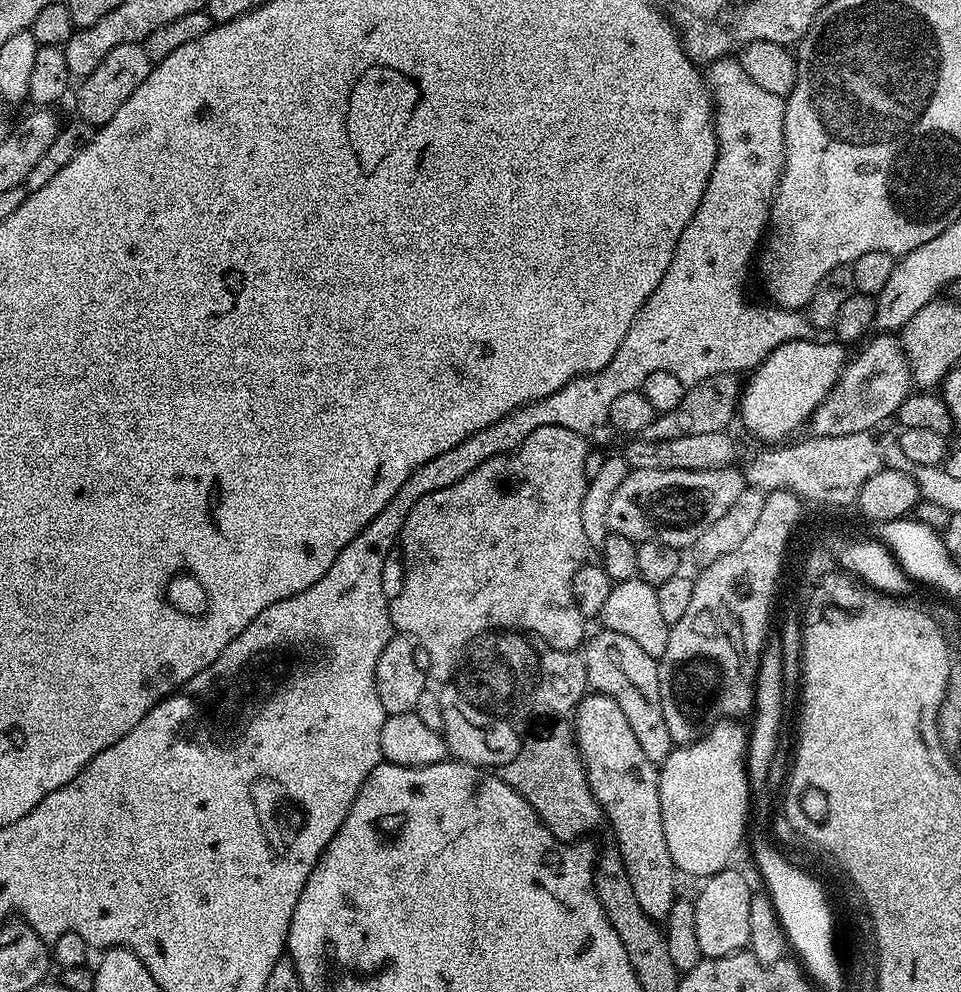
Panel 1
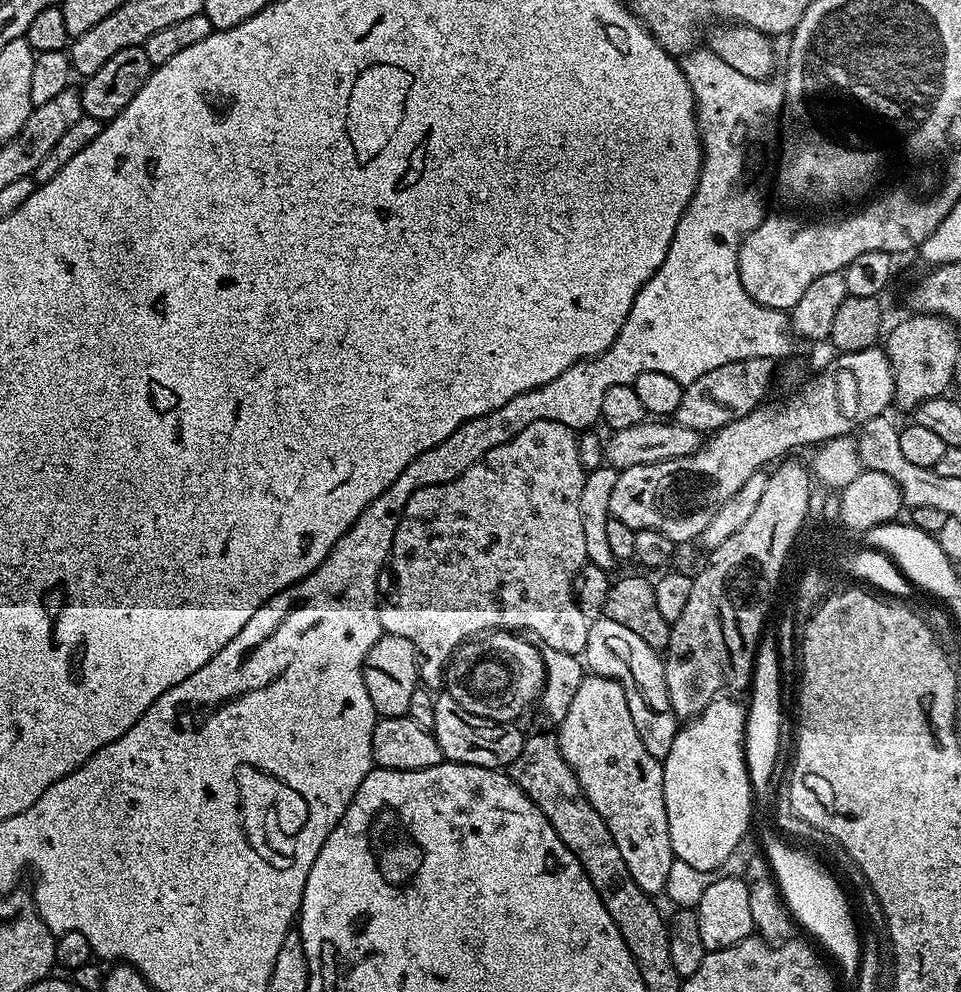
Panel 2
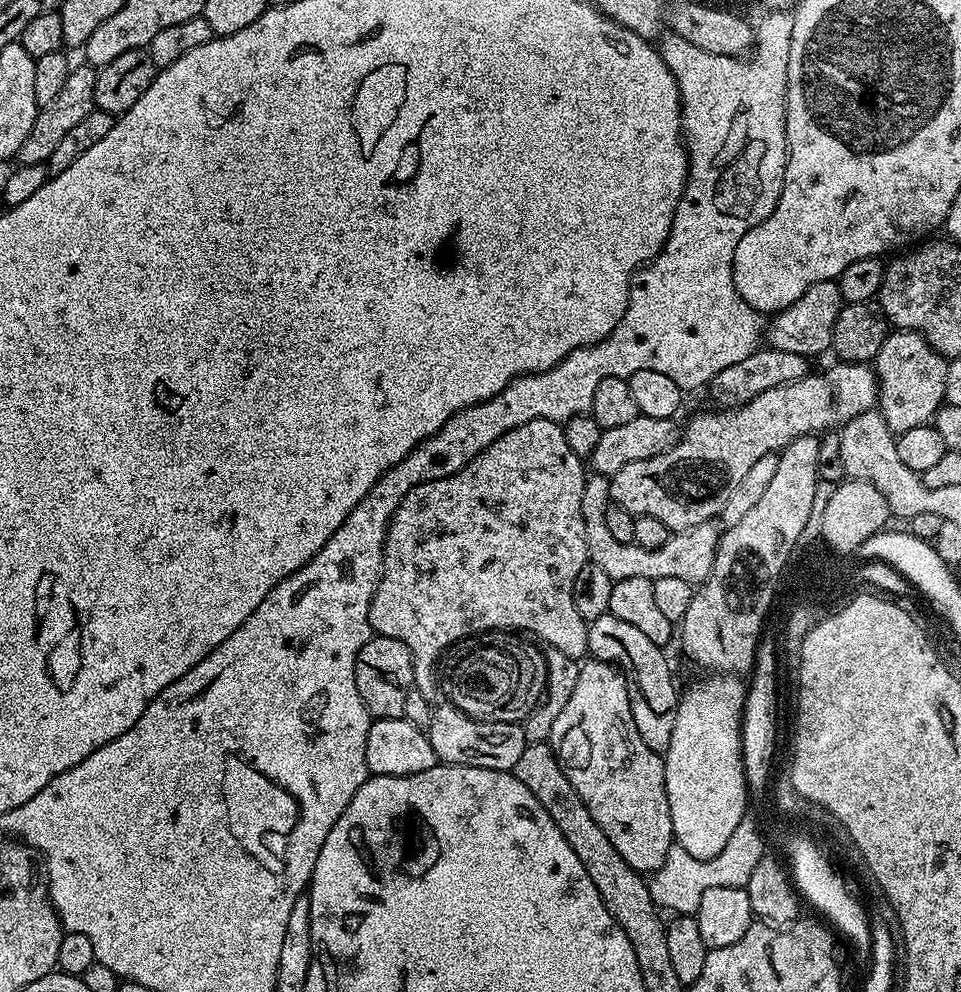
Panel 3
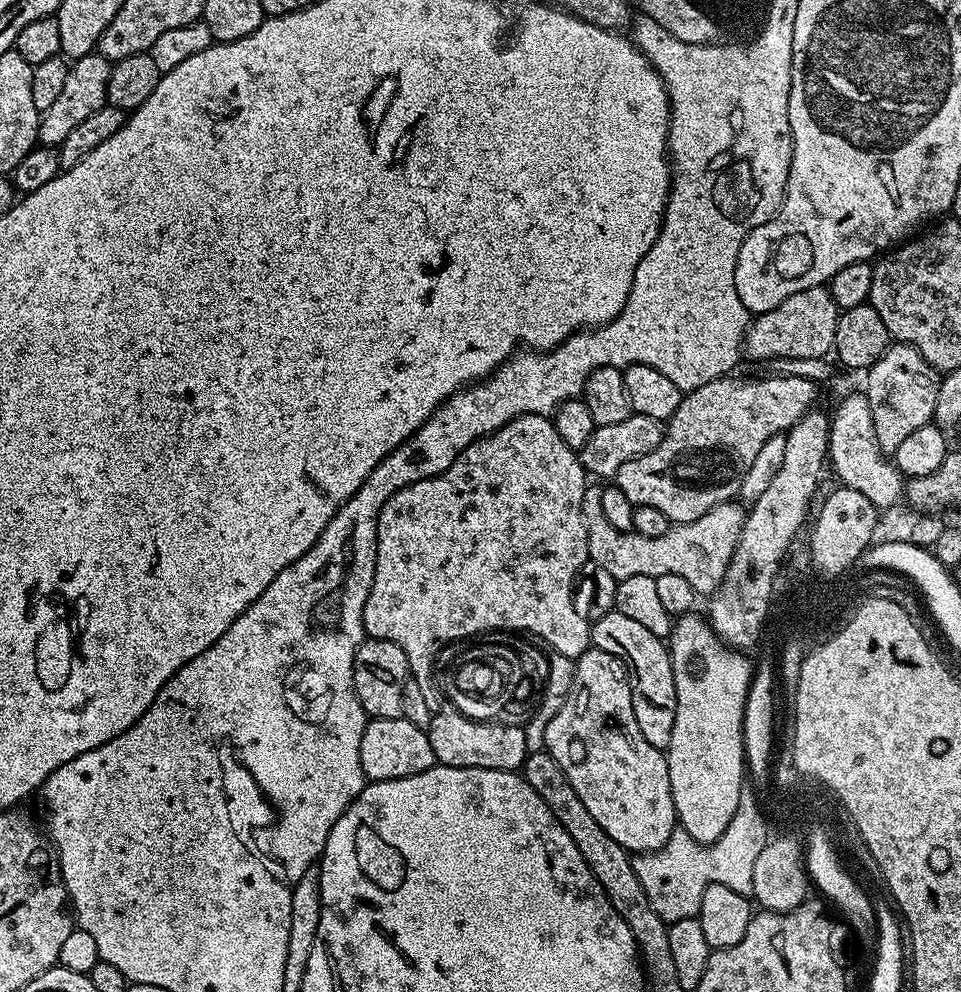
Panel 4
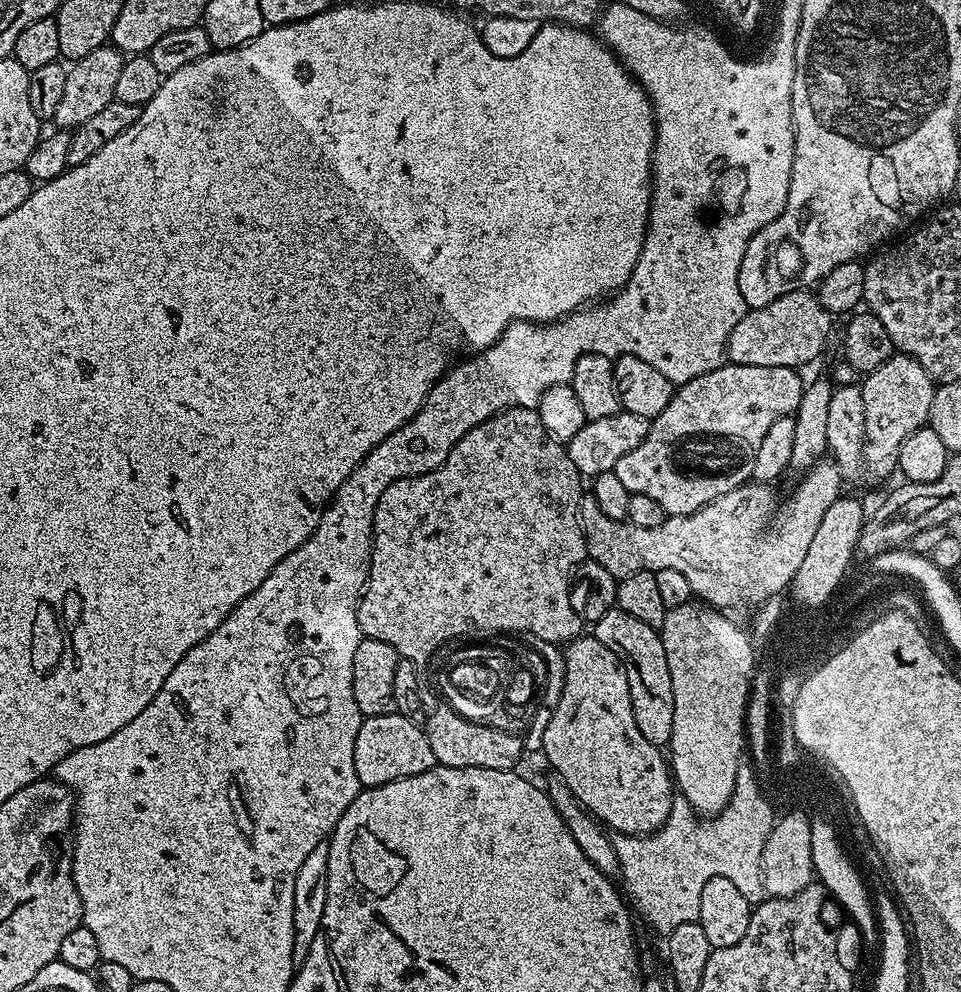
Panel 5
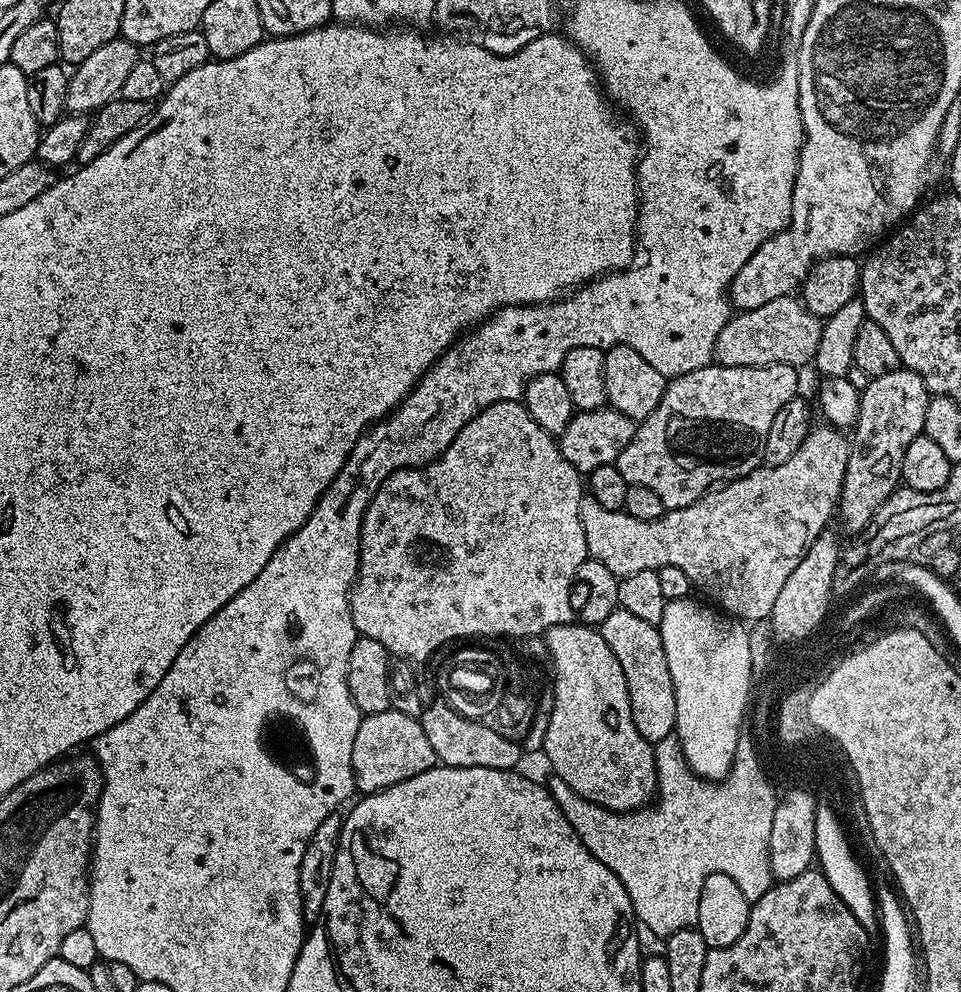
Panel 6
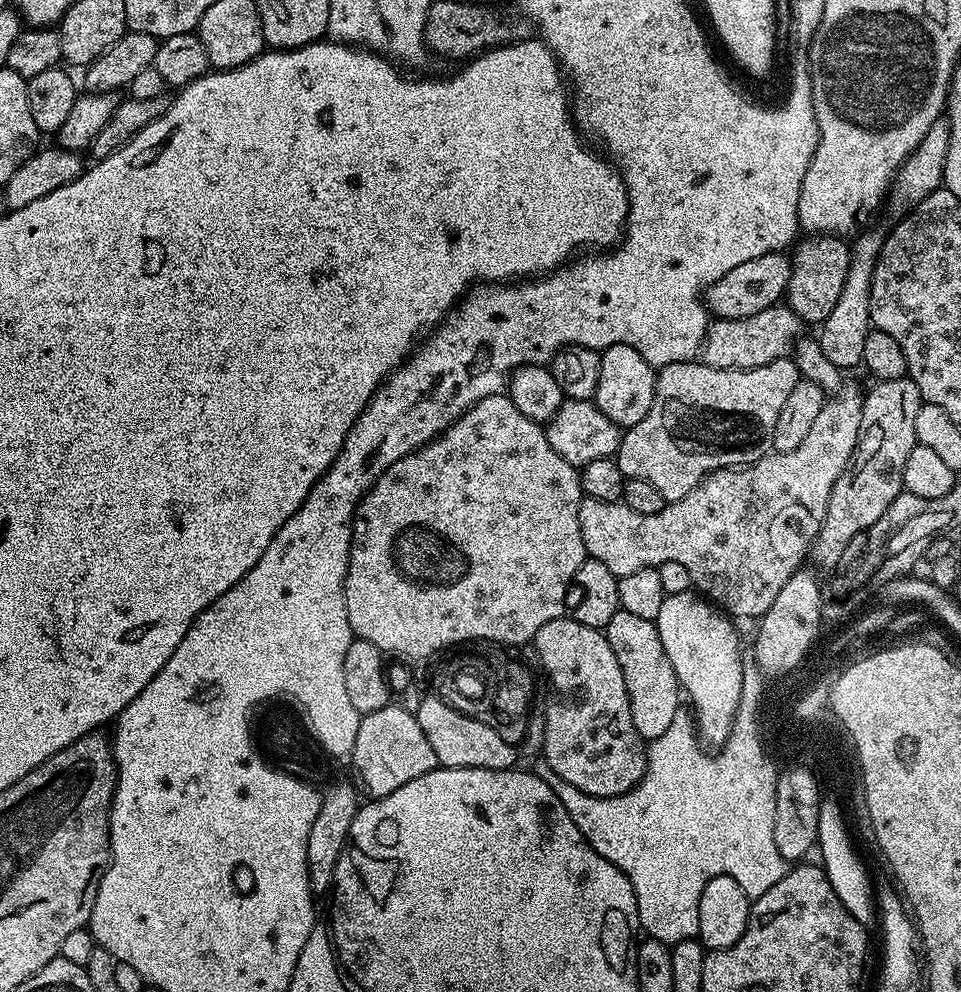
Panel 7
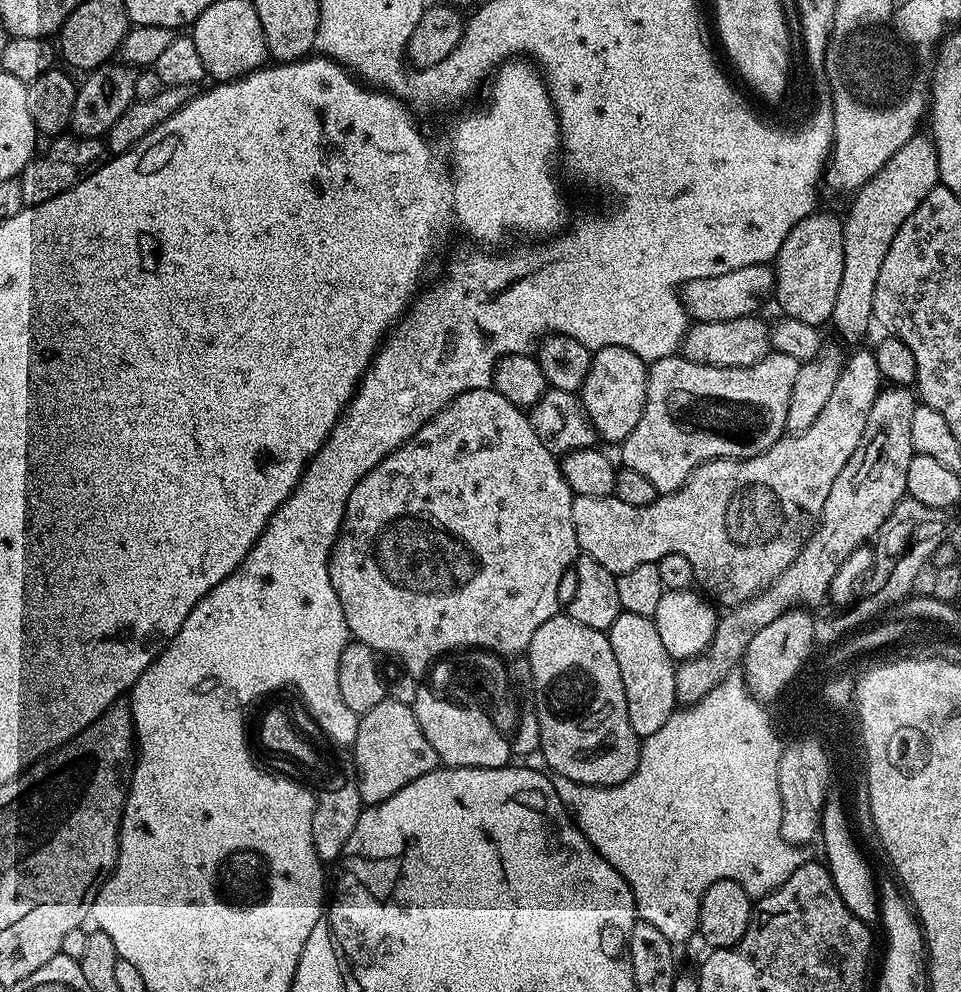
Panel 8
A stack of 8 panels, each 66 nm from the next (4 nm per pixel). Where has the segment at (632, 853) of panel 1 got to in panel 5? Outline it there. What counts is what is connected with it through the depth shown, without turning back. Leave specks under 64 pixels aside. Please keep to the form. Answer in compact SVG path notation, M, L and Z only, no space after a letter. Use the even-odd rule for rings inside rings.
M581 634L569 640L563 652L564 685L552 708L550 726L546 726L542 756L556 771L553 773L570 786L577 802L588 809L605 829L625 836L656 832L672 809L674 781L665 753L646 742L646 738L642 738L642 730L638 730L634 722L630 686L620 659L592 634Z

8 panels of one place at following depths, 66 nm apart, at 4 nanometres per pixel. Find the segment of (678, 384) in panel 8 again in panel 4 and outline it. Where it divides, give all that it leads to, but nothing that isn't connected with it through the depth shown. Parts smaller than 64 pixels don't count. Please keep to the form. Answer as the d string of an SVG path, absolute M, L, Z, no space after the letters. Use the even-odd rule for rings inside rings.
M736 374L719 376L714 382L706 382L706 386L698 386L694 391L681 395L678 410L674 410L674 414L667 420L664 437L658 442L658 446L654 446L654 450L650 450L638 458L626 462L619 468L614 477L615 487L620 488L622 494L626 494L626 498L630 498L630 502L636 506L658 506L658 510L662 510L662 514L666 514L666 518L672 524L694 522L698 518L702 518L702 514L706 514L714 506L729 503L739 493L746 470L750 470L750 466L754 466L754 457L758 455L758 450L762 450L762 442L787 433L788 429L794 427L806 413L813 411L815 405L812 404L816 400L816 390L818 390L815 383L804 377L790 377L779 374L769 375L760 376L757 380L739 380Z

